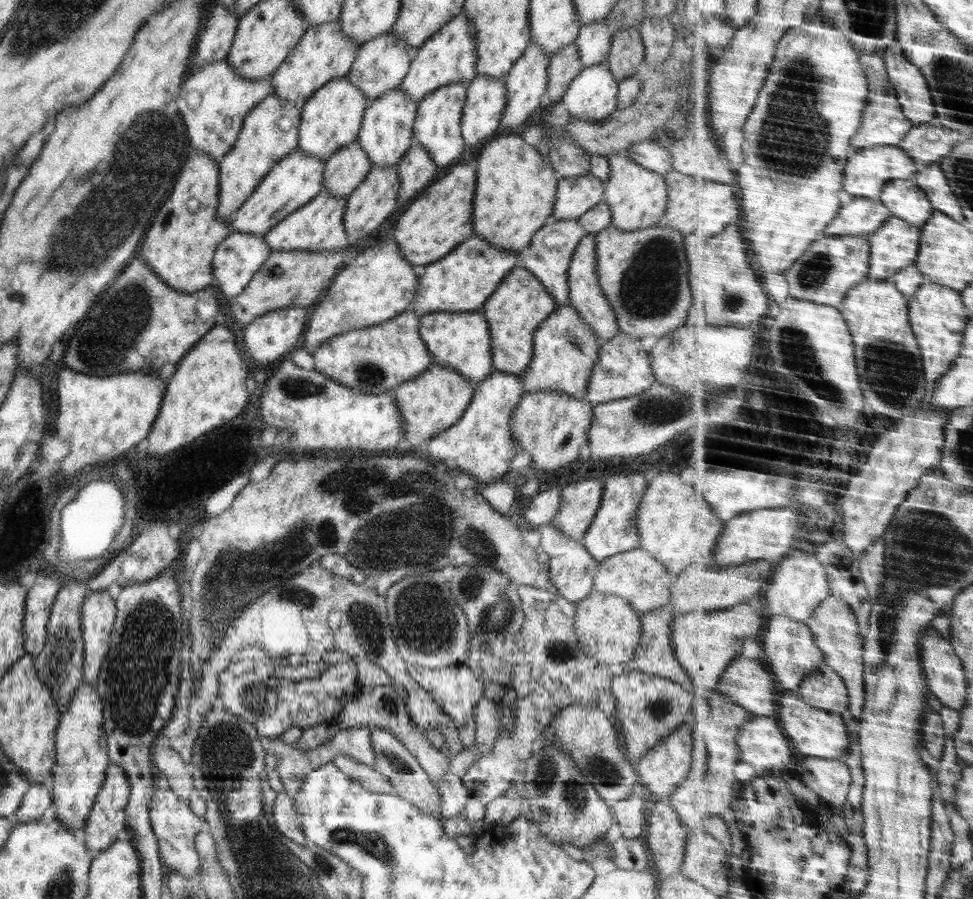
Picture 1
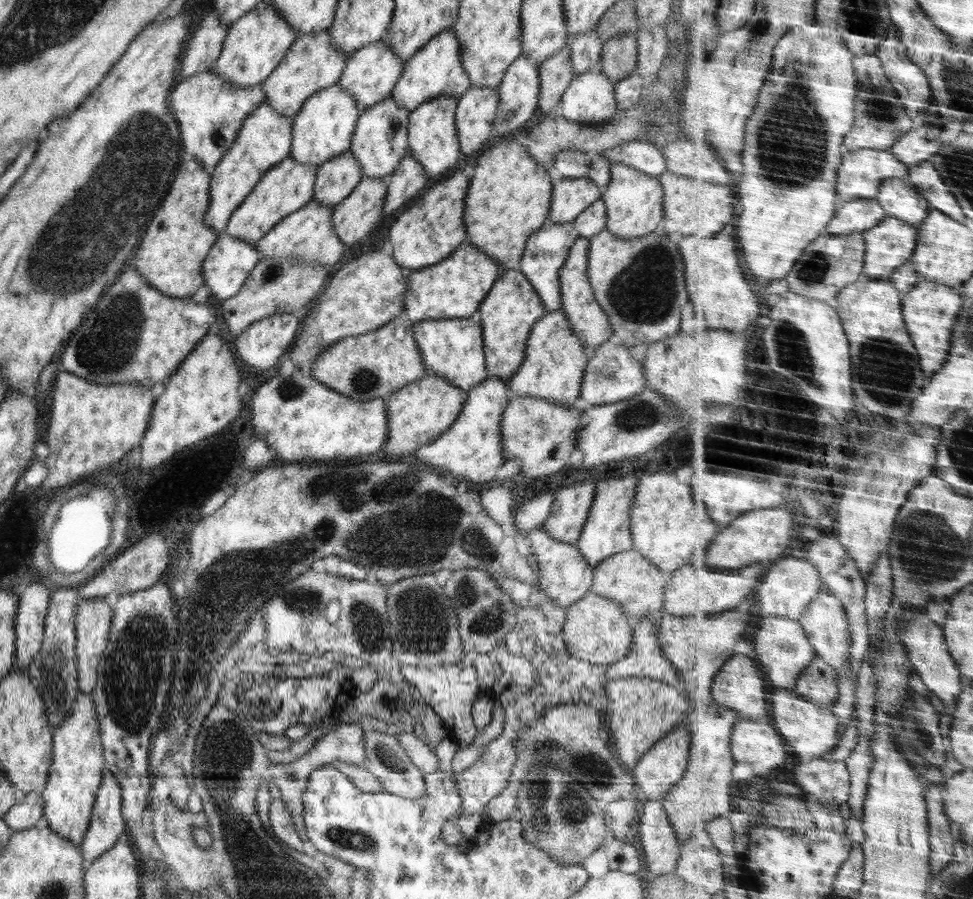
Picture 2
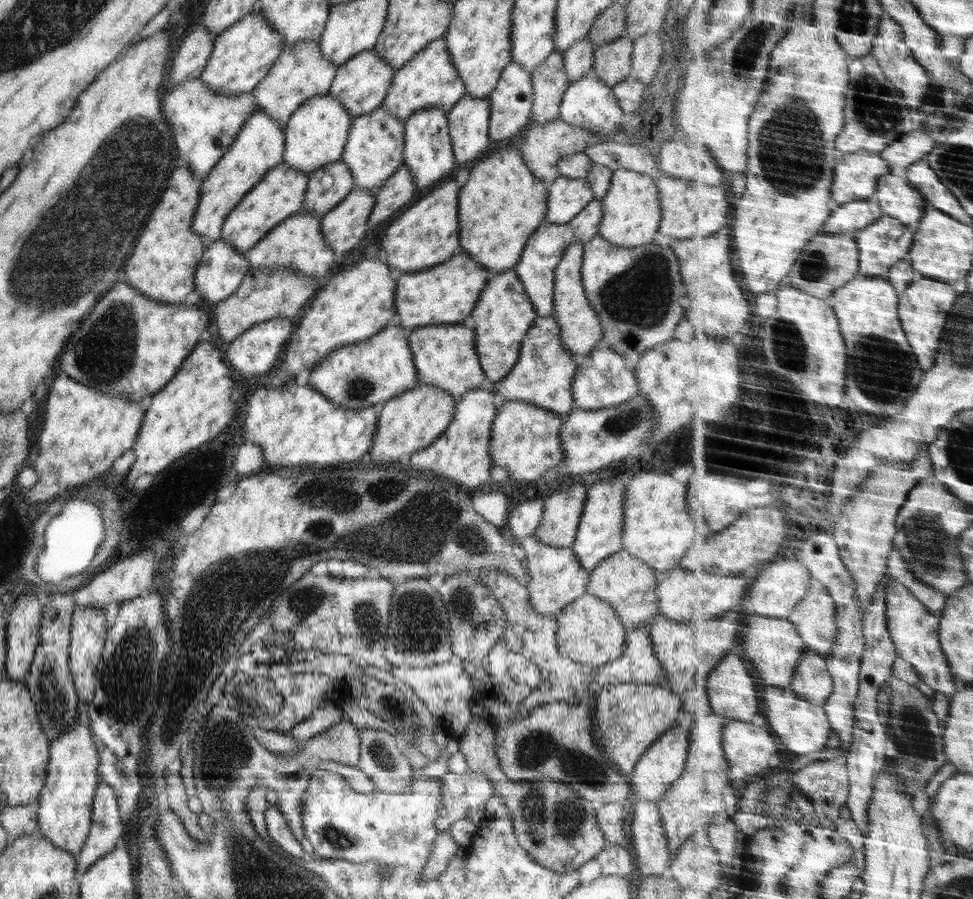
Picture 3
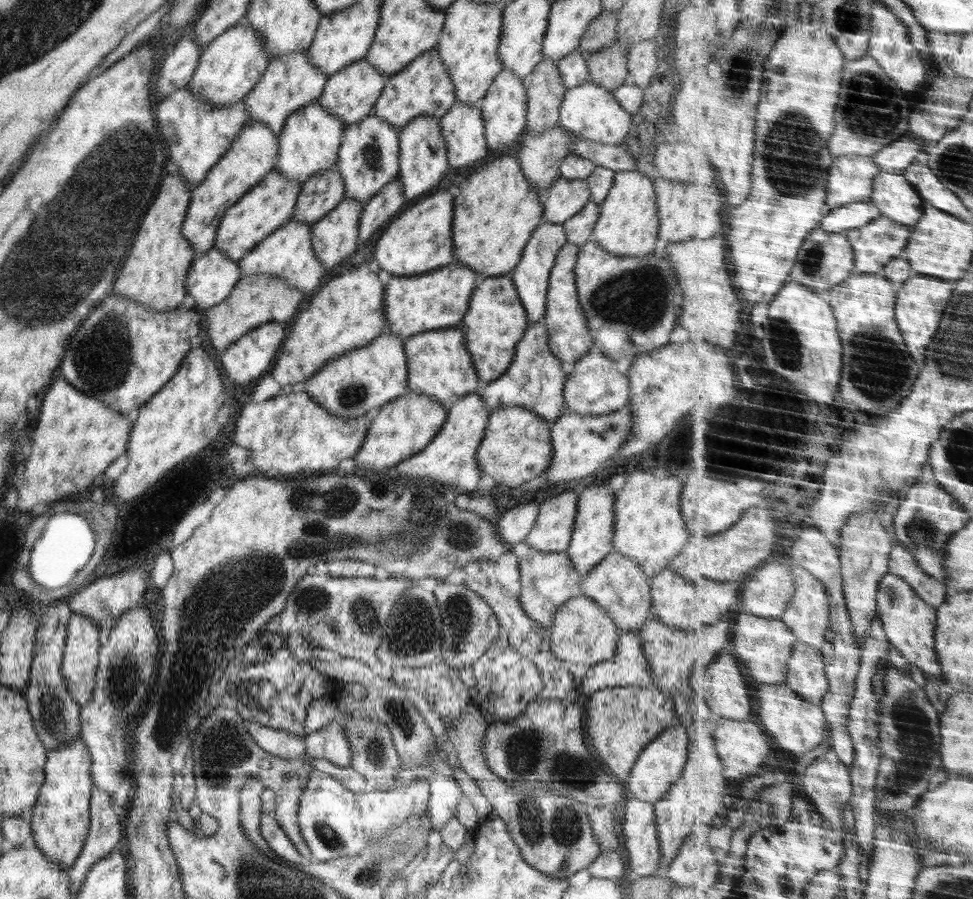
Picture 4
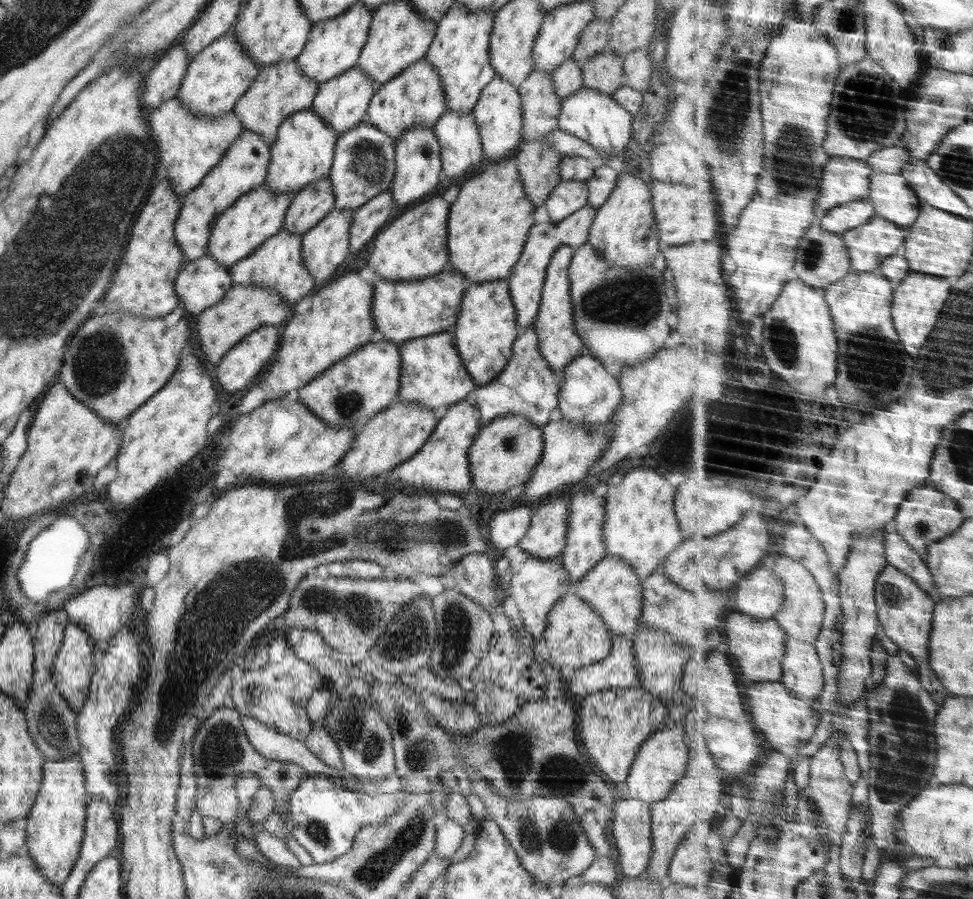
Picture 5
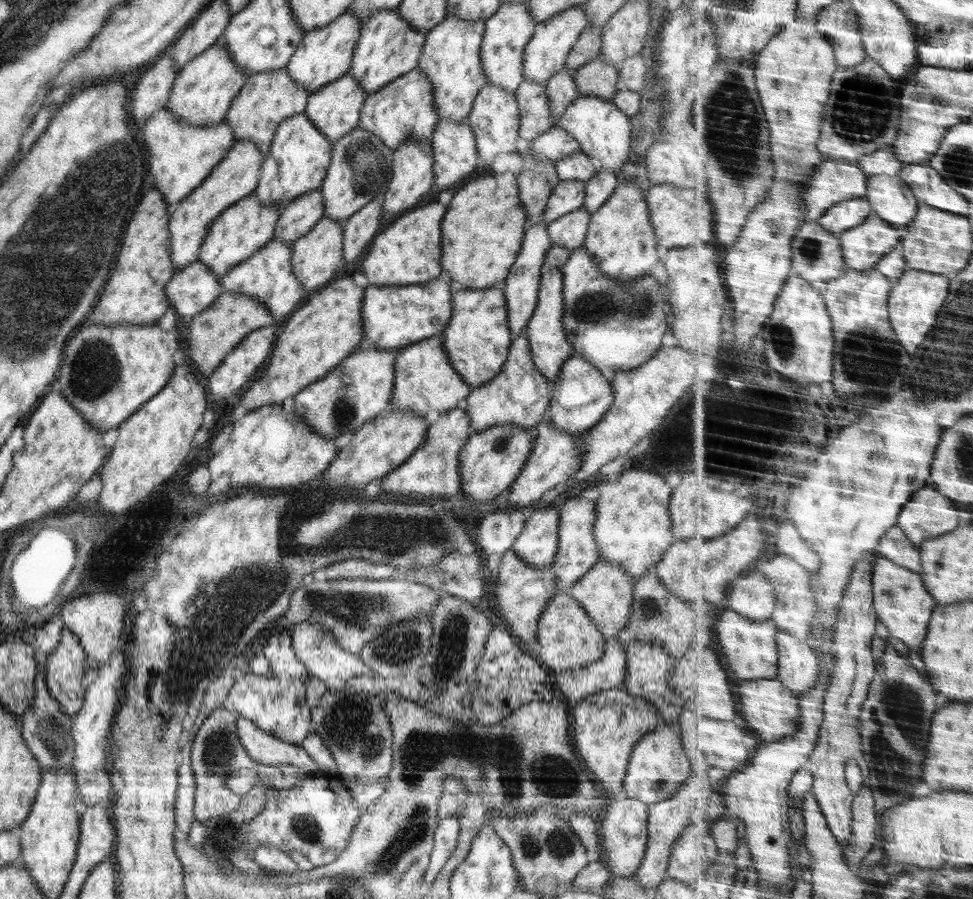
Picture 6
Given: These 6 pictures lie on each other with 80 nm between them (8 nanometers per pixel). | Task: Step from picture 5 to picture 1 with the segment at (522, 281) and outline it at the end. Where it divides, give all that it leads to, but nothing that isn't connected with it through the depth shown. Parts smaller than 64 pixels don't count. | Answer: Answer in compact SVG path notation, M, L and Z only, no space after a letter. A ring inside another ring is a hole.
M577 219L550 220L539 228L532 236L529 245L519 254L520 266L530 271L542 286L556 298L558 307L568 305L569 280L568 268L570 261L580 239L586 234Z

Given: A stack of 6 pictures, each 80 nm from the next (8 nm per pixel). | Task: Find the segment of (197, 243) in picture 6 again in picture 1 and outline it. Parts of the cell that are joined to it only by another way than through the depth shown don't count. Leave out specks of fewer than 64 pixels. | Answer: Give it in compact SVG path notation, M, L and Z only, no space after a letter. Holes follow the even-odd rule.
M275 92L246 115L236 143L219 163L220 206L217 217L220 220L231 220L274 164L296 150L300 142L300 117L301 108L296 108L287 100L281 100Z

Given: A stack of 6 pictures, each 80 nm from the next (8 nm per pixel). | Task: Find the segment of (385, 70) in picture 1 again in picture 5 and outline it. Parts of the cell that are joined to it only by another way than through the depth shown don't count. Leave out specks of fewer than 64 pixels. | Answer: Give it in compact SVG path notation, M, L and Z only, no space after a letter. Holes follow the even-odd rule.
M355 65L336 76L336 78L320 83L318 92L309 109L315 112L328 127L332 127L336 134L340 136L341 133L352 130L365 120L365 114L377 86L371 76L367 76L363 70Z

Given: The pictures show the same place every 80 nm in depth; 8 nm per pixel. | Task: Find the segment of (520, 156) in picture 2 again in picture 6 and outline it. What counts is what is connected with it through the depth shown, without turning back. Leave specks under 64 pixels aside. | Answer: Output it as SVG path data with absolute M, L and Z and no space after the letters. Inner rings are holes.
M512 172L479 174L478 179L470 181L454 194L448 210L444 213L441 222L442 256L440 259L444 277L462 289L480 290L504 282L520 252L526 221L528 221L527 214L522 201L520 201L516 176Z

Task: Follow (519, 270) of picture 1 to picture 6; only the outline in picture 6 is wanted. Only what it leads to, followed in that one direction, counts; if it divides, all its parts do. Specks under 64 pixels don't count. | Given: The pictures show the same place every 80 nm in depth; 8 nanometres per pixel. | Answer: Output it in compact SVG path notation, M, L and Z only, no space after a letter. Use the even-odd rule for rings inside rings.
M497 284L494 287L482 288L480 290L474 288L462 289L456 285L453 285L451 288L452 316L440 335L453 370L472 389L492 380L500 372L508 358L512 338L511 330L508 326L507 304L502 286L502 284Z

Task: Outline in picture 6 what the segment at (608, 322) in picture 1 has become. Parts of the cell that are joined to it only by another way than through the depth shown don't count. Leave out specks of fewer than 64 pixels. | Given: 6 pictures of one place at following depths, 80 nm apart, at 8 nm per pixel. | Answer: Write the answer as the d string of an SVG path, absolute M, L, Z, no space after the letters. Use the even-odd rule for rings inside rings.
M558 245L548 247L547 255L542 264L542 276L540 276L540 288L536 308L526 326L527 336L532 362L534 366L553 384L559 375L560 368L568 357L574 356L573 346L564 334L563 314L563 280L562 270L566 265L571 250Z

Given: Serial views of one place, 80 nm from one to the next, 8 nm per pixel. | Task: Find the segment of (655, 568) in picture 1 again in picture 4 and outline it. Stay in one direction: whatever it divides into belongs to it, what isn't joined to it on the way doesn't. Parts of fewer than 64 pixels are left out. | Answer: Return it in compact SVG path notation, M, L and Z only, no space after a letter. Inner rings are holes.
M609 552L582 578L579 589L582 595L595 600L609 614L620 633L639 631L644 622L653 616L649 577L633 558L628 558L621 552Z

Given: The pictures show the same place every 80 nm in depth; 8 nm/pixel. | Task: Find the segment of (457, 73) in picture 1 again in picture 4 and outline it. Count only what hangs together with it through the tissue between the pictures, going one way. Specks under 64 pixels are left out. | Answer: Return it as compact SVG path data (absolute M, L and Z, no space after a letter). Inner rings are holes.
M434 46L386 79L382 94L374 103L371 113L400 131L417 116L443 117L456 102L452 79Z

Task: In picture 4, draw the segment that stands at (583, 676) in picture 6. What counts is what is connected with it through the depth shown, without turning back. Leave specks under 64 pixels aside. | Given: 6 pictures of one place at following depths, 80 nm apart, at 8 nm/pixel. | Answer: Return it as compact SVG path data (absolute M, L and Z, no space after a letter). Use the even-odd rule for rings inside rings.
M638 631L622 632L614 658L591 666L585 679L580 680L584 698L607 687L649 687L654 673L642 649Z

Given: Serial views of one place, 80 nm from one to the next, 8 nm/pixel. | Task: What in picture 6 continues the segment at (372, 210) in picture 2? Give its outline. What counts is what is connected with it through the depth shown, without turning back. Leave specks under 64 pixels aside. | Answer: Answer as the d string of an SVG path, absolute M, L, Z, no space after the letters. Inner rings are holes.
M323 217L316 226L292 243L292 273L300 281L306 294L317 292L329 283L343 264L343 228L341 221Z

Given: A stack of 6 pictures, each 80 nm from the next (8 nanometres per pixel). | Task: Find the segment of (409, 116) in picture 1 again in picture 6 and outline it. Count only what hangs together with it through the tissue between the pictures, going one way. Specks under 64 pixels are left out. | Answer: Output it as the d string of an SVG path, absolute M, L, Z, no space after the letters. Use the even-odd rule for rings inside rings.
M357 128L340 138L332 151L330 167L321 184L323 217L342 222L366 204L382 198L392 178L392 158L392 149L368 131Z

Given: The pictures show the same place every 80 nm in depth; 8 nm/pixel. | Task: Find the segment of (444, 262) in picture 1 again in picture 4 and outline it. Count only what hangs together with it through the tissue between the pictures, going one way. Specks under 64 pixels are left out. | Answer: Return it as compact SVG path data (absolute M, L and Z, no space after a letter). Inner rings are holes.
M459 261L445 265L436 271L424 273L414 277L394 276L392 273L380 270L378 279L384 283L384 316L390 324L391 334L398 338L405 339L428 330L440 328L461 327L464 315L468 310L468 303L471 299L475 284L480 278L472 269L462 265Z

